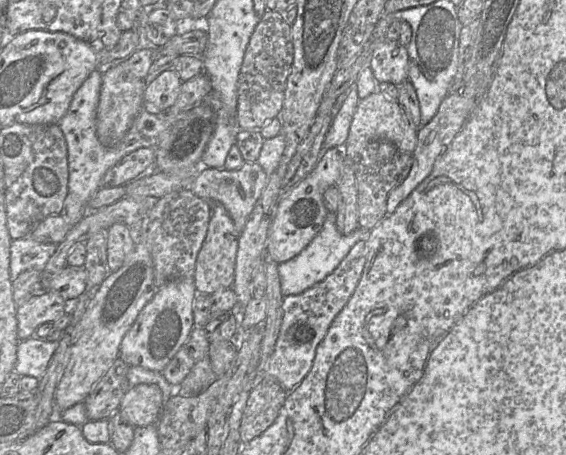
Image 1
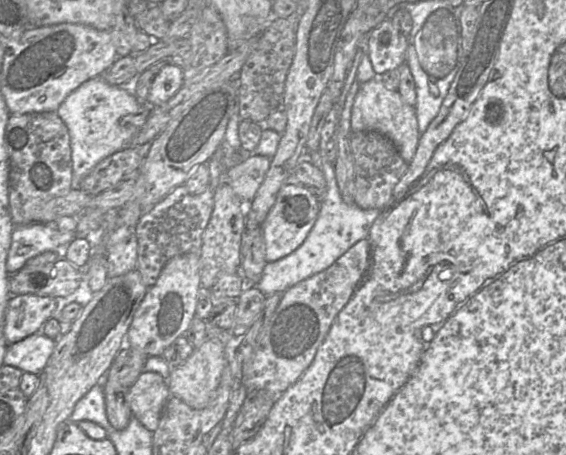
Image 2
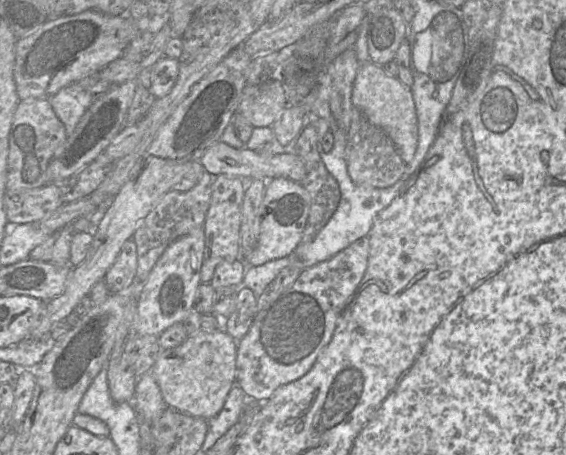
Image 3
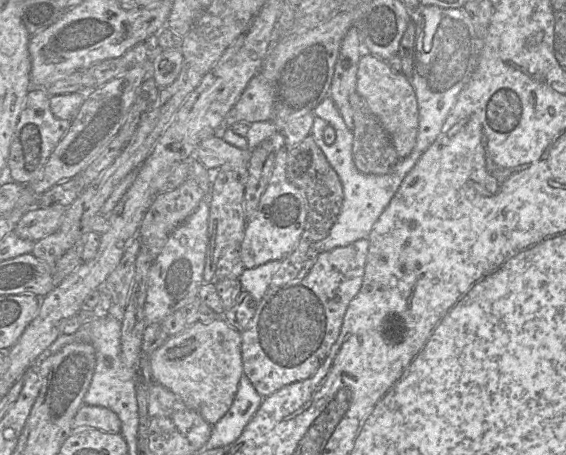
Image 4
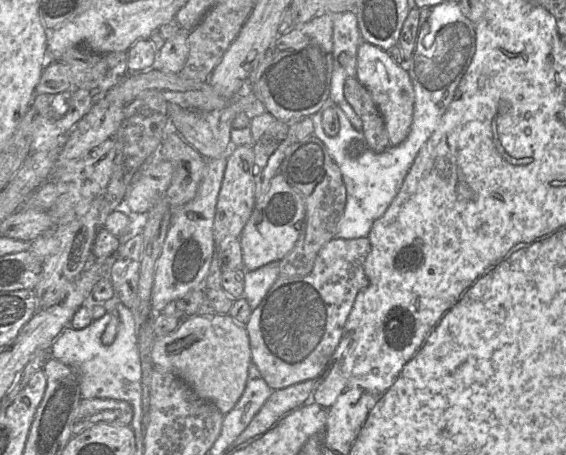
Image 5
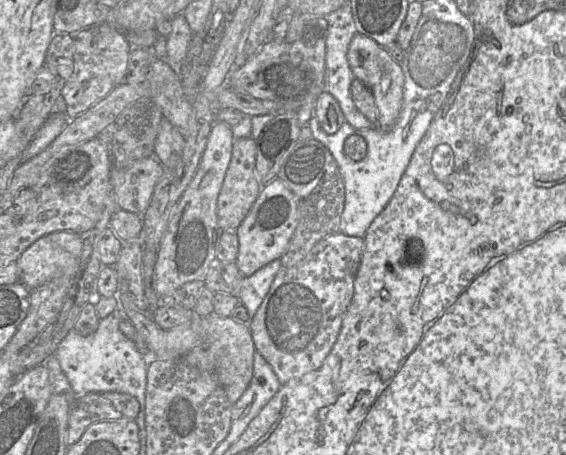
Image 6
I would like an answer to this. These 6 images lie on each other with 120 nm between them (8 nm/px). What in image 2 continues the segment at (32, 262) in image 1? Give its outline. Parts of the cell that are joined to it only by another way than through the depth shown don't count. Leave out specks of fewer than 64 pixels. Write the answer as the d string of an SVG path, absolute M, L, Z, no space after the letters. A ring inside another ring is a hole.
M30 223L14 226L11 246L6 259L9 275L22 269L31 258L46 252L55 251L63 257L63 250L75 238L70 231L60 231L53 224Z

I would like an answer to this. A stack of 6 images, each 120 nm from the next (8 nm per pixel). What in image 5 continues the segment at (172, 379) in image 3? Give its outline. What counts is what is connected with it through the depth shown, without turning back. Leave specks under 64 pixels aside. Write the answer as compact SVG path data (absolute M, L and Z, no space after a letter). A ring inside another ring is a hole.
M196 314L184 318L176 330L155 339L151 357L155 367L161 367L182 379L200 398L213 403L223 415L230 412L241 398L246 387L251 363L249 339L245 325L234 321L229 314L209 316Z

